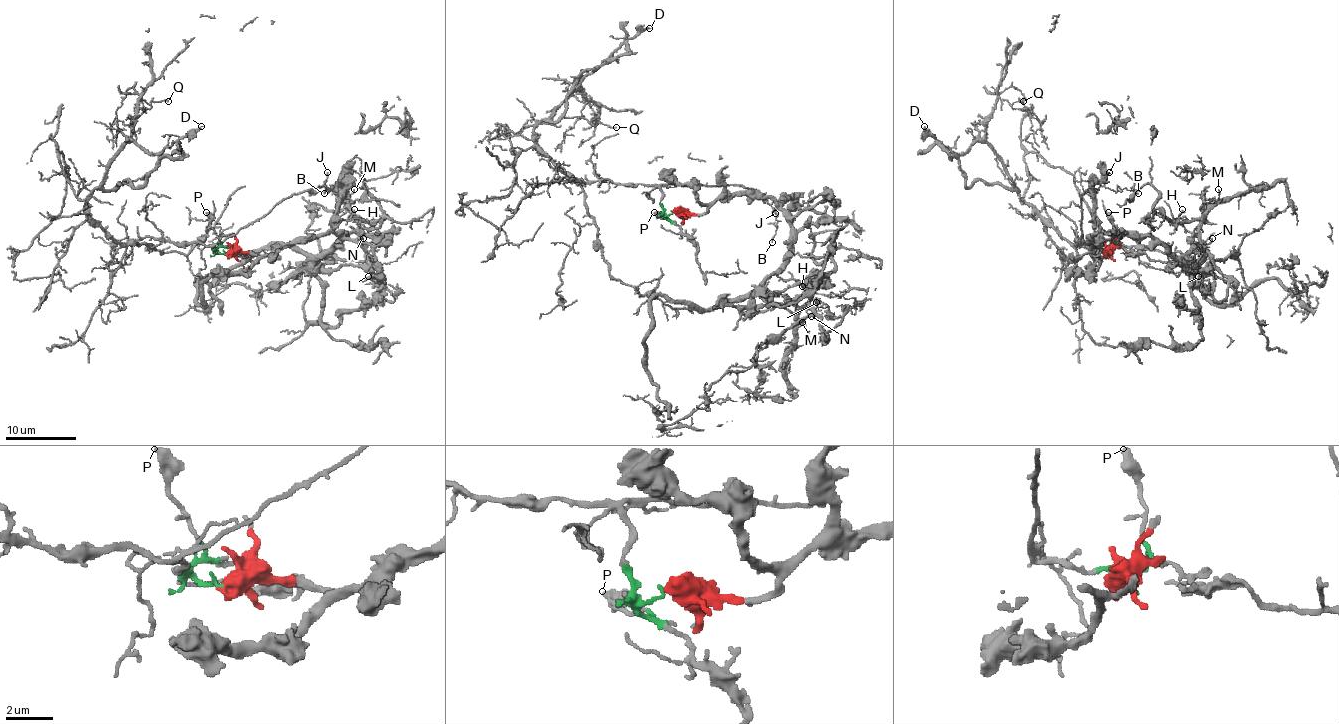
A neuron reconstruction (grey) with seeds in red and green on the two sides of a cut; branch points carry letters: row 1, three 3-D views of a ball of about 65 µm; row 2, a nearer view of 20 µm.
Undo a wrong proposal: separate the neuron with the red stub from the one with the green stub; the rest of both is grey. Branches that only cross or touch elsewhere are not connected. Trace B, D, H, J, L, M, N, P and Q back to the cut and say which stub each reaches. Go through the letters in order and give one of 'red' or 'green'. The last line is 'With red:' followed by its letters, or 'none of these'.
B: green
D: green
H: red
J: green
L: red
M: red
N: red
P: green
Q: green
With red: H, L, M, N

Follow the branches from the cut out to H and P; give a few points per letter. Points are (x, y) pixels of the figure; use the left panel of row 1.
H: (227, 253), (266, 255), (298, 239), (376, 229), (386, 214), (365, 221), (351, 216), (354, 209)
P: (227, 253), (221, 253), (218, 248), (220, 239), (205, 213)

